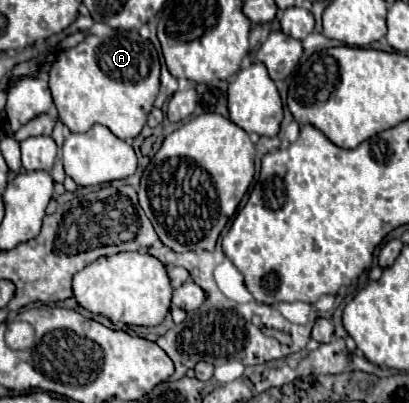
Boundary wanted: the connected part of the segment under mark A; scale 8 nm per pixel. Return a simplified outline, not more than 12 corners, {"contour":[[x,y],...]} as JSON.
{"contour":[[137,31],[87,35],[49,69],[59,119],[131,141],[159,93]]}

